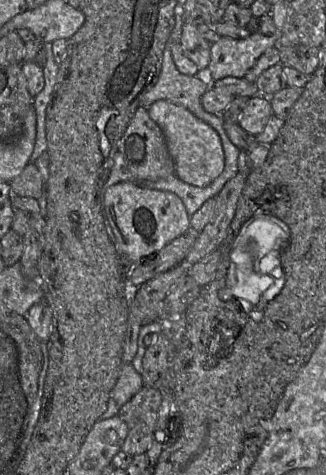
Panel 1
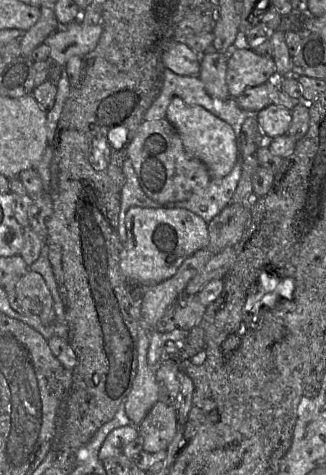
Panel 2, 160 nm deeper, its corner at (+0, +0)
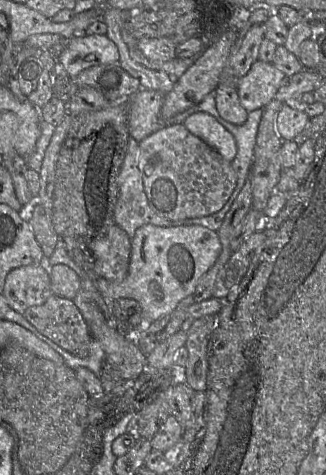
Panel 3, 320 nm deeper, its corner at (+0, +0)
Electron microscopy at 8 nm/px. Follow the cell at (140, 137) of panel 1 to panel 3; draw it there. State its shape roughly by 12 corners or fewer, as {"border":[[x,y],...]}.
{"border":[[164,125],[139,141],[150,207],[170,220],[218,212],[232,162]]}

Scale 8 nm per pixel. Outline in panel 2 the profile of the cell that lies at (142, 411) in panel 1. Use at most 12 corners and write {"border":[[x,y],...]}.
{"border":[[158,401],[137,426],[143,451],[165,451],[179,428],[176,408]]}

